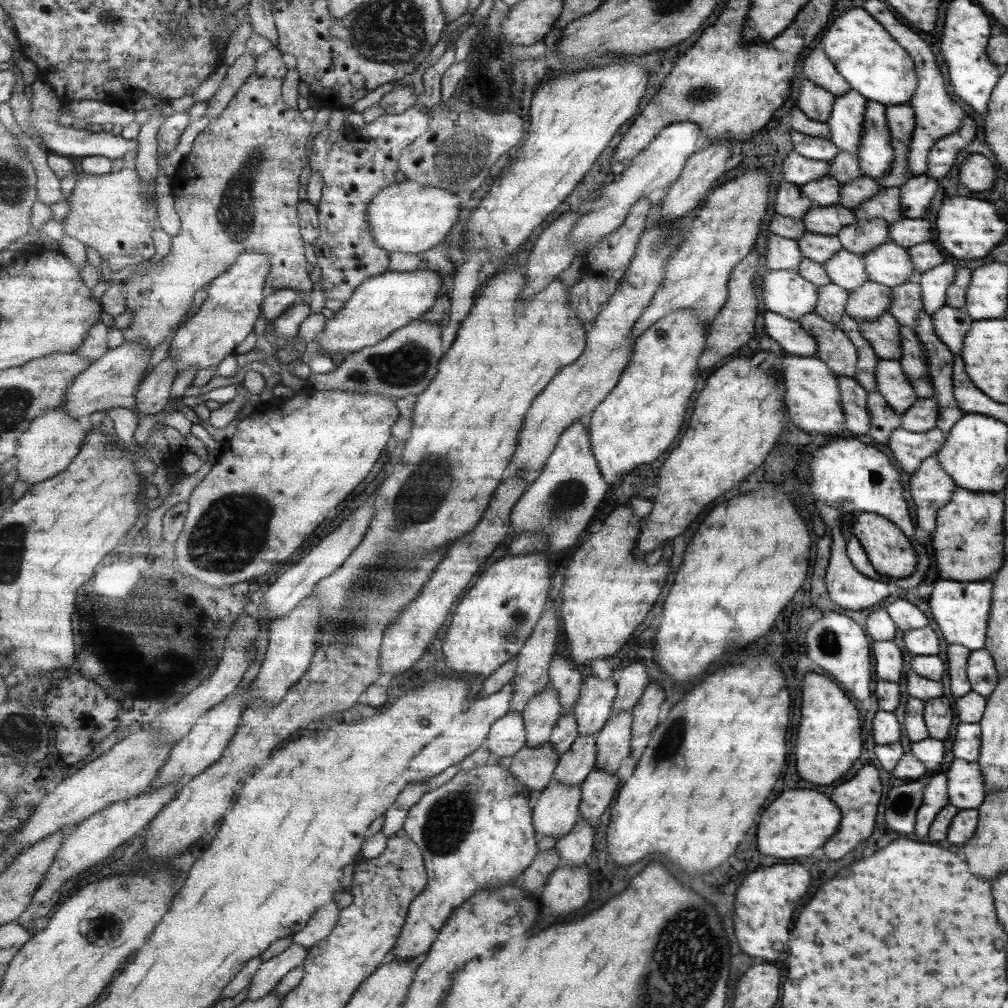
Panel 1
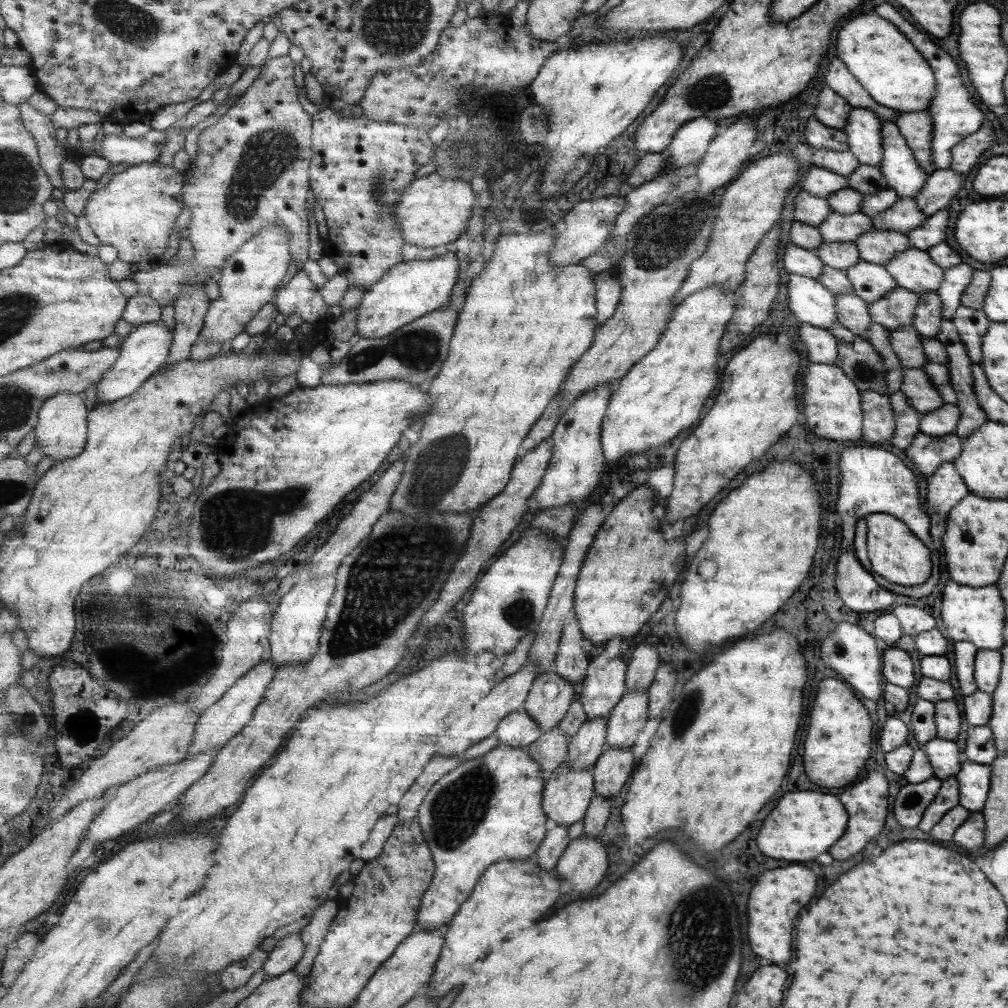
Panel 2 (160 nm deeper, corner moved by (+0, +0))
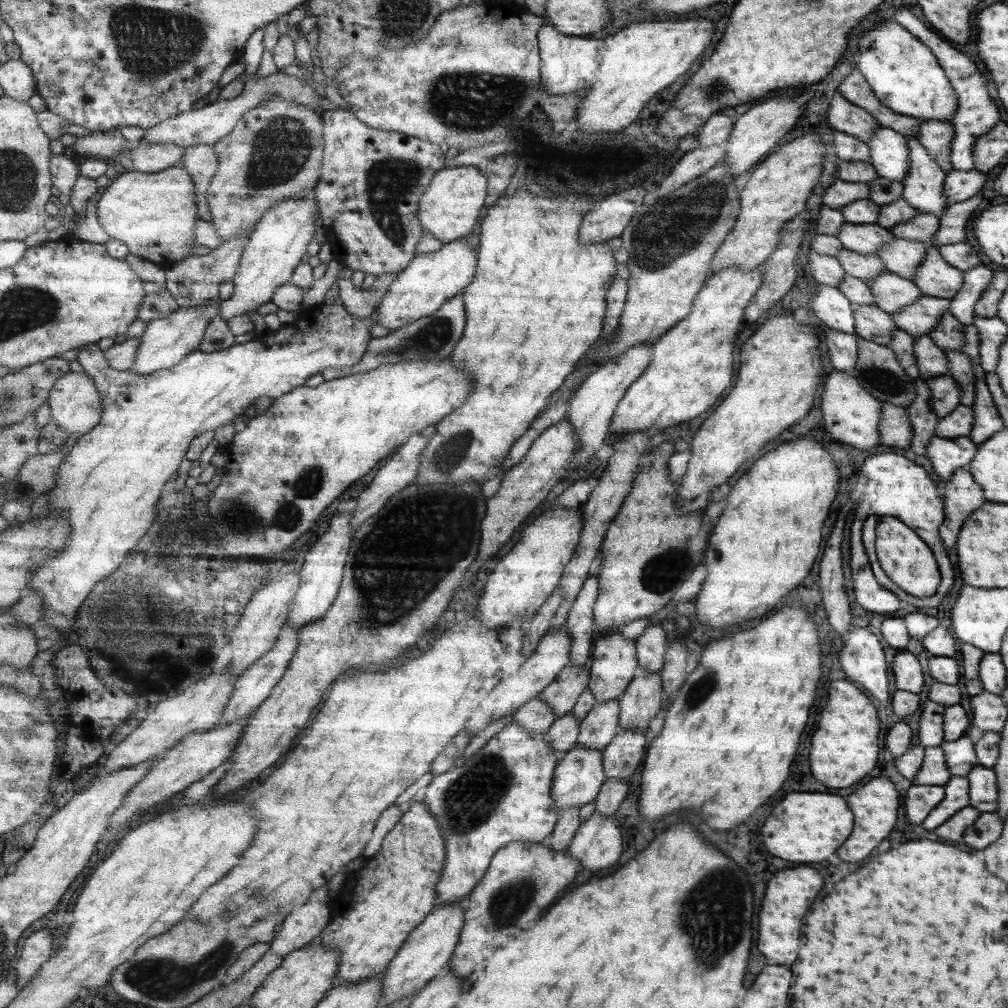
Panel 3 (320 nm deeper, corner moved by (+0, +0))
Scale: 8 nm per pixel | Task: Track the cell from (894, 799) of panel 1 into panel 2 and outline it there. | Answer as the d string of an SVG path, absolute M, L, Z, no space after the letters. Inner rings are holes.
M932 776L919 784L909 783L907 786L901 786L893 802L895 820L903 824L903 828L915 828L923 816L923 810L932 804L941 784L941 779Z

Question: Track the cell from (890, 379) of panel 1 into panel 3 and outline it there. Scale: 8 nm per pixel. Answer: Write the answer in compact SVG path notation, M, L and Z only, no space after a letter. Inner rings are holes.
M947 374L938 376L937 378L928 378L927 380L920 381L925 381L927 383L930 390L930 407L934 410L934 413L939 419L952 413L960 405L960 396L962 392L956 379L952 376Z

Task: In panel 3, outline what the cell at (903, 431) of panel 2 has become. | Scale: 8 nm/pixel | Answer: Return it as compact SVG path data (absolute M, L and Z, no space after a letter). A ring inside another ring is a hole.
M920 381L916 389L916 399L905 406L905 410L913 433L908 449L916 455L923 456L927 452L928 440L934 436L939 419L930 407L930 390L925 381Z

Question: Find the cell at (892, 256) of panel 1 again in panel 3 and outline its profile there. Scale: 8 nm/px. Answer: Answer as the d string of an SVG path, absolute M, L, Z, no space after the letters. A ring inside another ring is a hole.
M927 246L922 265L914 272L912 280L925 296L953 298L963 284L963 273L949 266L935 246Z

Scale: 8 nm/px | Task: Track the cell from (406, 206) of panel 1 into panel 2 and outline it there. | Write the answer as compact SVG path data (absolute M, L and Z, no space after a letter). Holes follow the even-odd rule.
M429 173L410 182L404 194L394 205L393 214L405 243L414 244L419 248L434 249L436 246L457 240L457 237L463 234L463 228L471 214L473 200L475 196L468 182Z

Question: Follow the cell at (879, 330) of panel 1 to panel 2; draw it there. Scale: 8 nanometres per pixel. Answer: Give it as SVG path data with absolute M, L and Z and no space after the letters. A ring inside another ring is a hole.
M912 325L889 330L888 337L892 351L903 368L917 368L924 370L927 362L920 334Z

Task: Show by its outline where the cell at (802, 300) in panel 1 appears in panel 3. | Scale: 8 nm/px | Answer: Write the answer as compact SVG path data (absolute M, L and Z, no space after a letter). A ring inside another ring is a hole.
M817 283L817 288L808 300L808 308L829 329L855 334L856 321L852 303L838 288Z

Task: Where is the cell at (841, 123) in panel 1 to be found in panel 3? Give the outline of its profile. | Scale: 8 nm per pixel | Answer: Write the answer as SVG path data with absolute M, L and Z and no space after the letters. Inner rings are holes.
M879 127L872 134L870 141L867 142L869 147L870 160L869 164L877 171L881 178L888 178L893 182L901 183L909 170L909 149L904 135L889 127Z

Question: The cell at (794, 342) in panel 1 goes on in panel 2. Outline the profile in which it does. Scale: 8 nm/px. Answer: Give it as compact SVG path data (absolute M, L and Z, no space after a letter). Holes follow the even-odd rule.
M799 323L797 339L805 346L805 354L810 363L834 365L839 357L839 347L836 338L827 329Z

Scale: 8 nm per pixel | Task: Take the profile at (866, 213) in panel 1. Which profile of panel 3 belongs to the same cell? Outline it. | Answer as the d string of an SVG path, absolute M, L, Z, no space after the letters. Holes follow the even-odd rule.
M918 212L913 218L896 224L890 229L894 238L905 238L923 242L926 246L932 246L934 232L937 232L938 218L933 214Z

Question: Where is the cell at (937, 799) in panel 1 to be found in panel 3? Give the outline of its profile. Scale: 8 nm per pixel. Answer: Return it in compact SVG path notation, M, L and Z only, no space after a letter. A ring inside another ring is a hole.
M950 777L947 784L944 784L944 800L933 809L933 814L925 818L923 828L933 830L939 824L947 821L953 813L959 812L969 805L969 784L965 777Z

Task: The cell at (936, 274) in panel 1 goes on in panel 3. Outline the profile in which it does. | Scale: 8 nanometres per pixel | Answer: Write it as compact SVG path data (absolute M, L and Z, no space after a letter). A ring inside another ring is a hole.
M981 264L963 273L963 284L958 293L949 298L948 311L962 325L971 325L974 320L974 306L987 288L994 271Z

